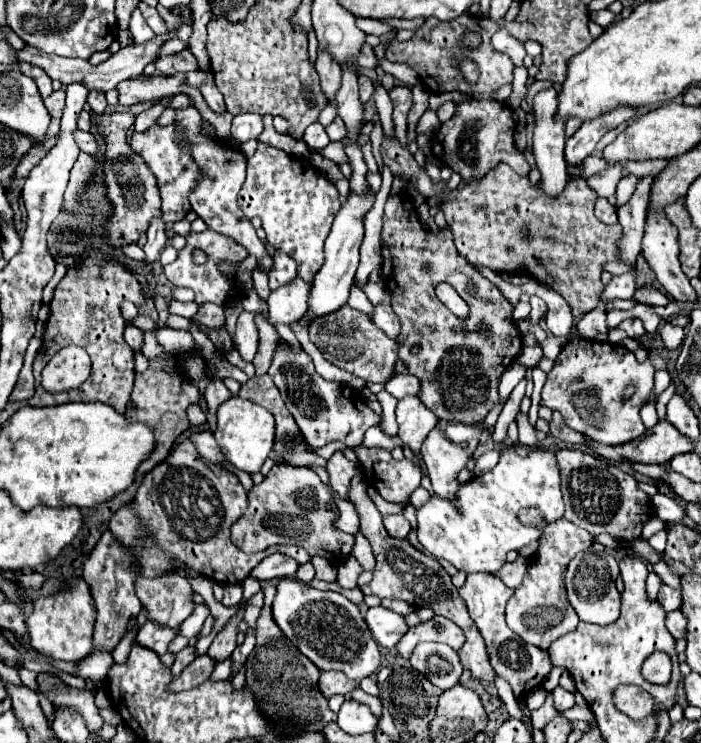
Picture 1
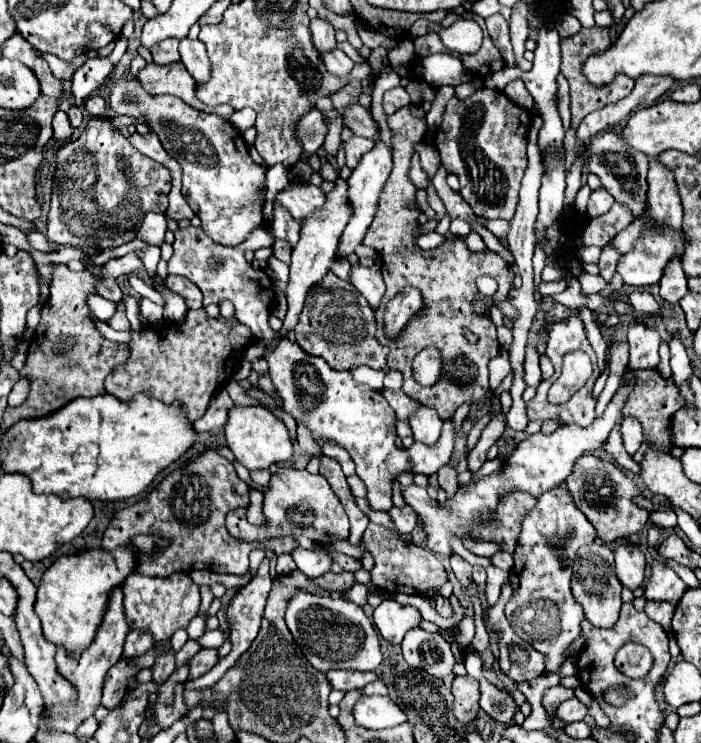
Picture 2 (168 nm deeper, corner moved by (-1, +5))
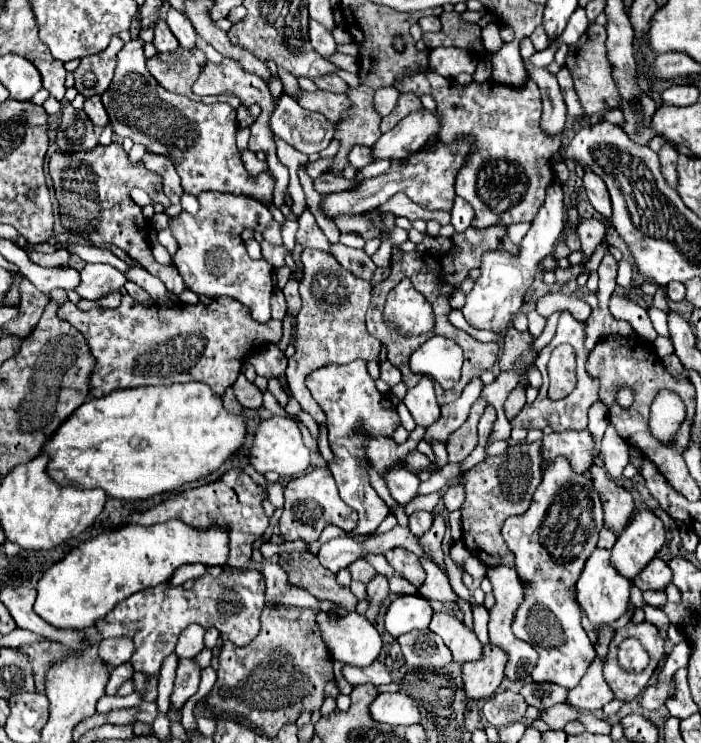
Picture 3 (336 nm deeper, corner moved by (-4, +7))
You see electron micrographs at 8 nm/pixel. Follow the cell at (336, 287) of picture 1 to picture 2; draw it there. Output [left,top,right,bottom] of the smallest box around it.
[337,143,391,257]

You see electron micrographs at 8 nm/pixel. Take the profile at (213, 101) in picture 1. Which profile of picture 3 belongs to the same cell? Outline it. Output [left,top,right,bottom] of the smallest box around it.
[166,9,196,49]

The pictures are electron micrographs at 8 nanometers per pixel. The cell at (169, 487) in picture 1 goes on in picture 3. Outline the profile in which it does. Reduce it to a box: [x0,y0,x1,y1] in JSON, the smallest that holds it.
[126,469,268,569]

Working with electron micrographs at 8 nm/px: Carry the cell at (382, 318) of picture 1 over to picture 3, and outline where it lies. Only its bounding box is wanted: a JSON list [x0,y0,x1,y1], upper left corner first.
[330,243,376,283]

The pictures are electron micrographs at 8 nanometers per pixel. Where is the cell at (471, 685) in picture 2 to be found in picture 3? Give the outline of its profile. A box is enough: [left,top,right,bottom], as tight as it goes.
[462,645,506,699]

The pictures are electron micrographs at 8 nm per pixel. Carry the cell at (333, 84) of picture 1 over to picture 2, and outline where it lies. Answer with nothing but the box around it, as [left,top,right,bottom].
[311,19,335,53]

